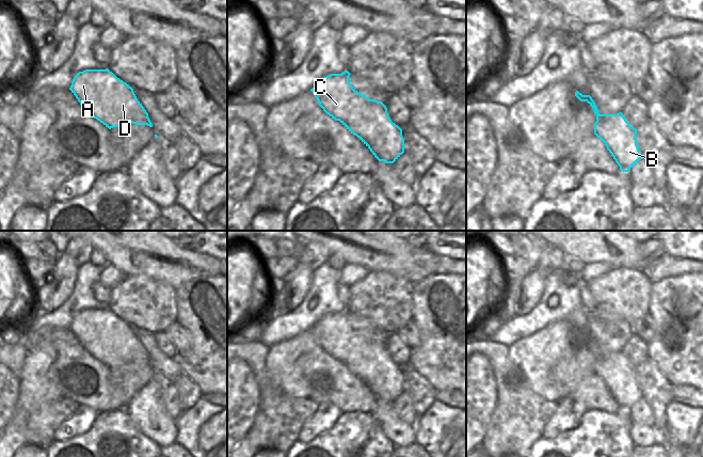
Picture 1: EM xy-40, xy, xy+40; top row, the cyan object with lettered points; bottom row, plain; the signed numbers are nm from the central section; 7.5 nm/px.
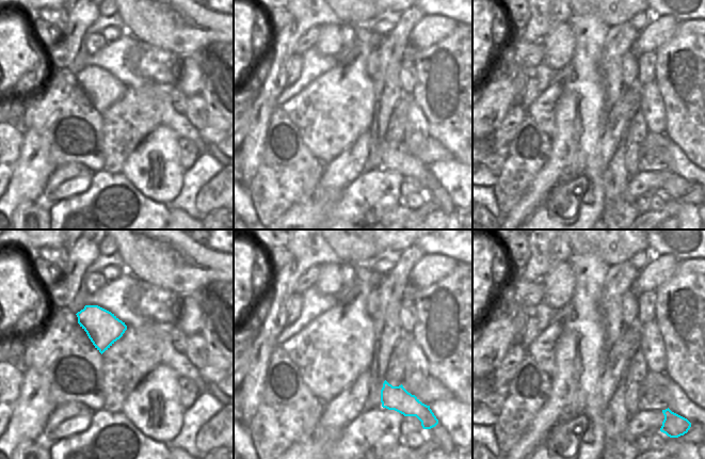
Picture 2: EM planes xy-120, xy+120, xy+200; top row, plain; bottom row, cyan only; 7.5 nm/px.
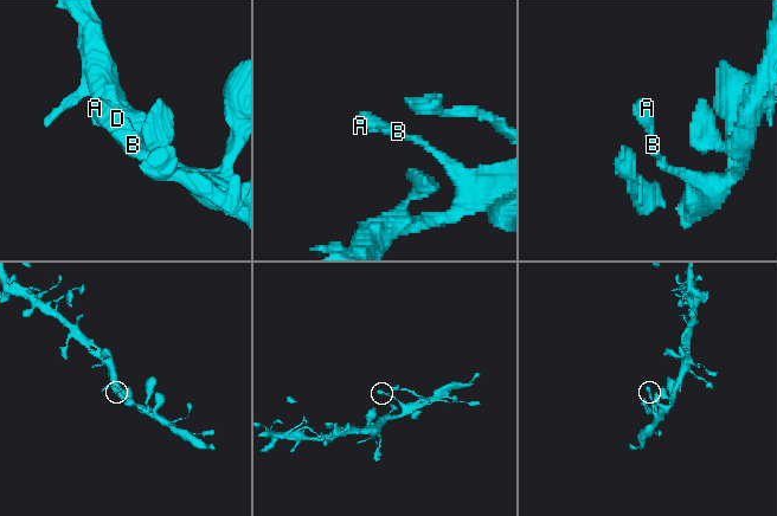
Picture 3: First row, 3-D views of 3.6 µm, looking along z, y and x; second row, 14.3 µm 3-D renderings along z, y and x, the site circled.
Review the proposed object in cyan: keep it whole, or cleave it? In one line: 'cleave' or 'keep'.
keep

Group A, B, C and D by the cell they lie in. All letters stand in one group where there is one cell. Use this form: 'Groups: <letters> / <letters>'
Groups: A B C D.

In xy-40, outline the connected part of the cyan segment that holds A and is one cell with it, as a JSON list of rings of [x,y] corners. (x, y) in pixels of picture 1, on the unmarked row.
[[[108,308],[79,311],[69,329],[82,347],[109,368],[128,362],[153,366],[133,328]]]

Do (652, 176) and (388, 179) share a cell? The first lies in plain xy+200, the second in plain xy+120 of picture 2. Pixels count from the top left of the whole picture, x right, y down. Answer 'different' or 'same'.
same

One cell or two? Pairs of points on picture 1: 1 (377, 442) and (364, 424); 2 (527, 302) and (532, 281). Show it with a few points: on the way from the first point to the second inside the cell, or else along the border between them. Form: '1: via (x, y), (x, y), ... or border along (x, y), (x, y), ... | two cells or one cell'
1: via (372, 438), (366, 428) | one cell
2: via (529, 297), (531, 286) | one cell

